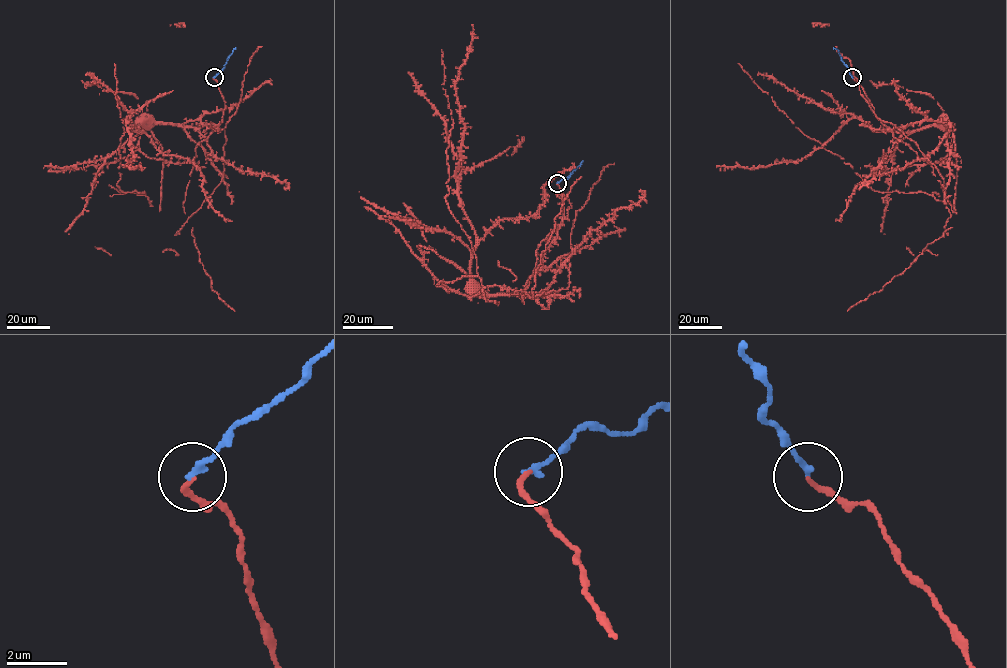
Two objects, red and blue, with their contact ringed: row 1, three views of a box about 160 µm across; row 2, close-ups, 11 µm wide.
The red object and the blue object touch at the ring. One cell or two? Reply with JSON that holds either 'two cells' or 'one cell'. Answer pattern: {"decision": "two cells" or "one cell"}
{"decision": "one cell"}

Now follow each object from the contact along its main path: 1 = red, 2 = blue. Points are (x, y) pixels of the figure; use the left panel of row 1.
1: (214, 77), (225, 106), (223, 120), (214, 129), (197, 119), (182, 124), (154, 123), (146, 118), (139, 119)
2: (214, 77), (224, 67), (235, 47)

